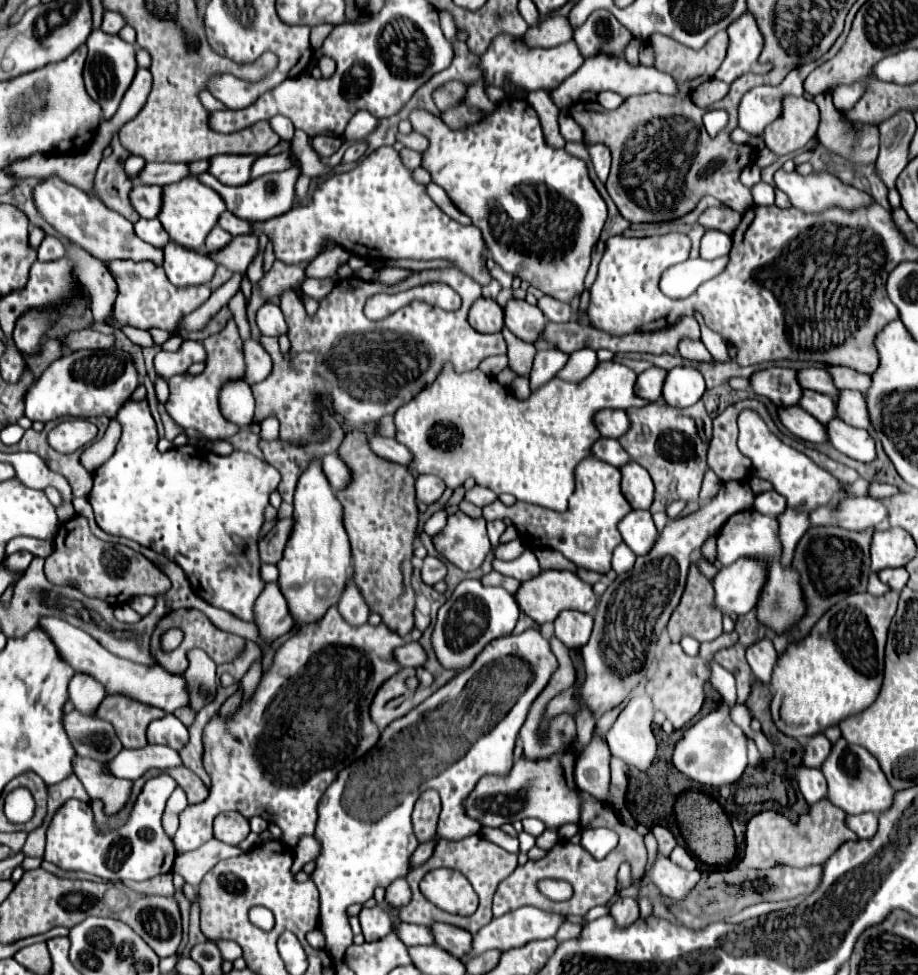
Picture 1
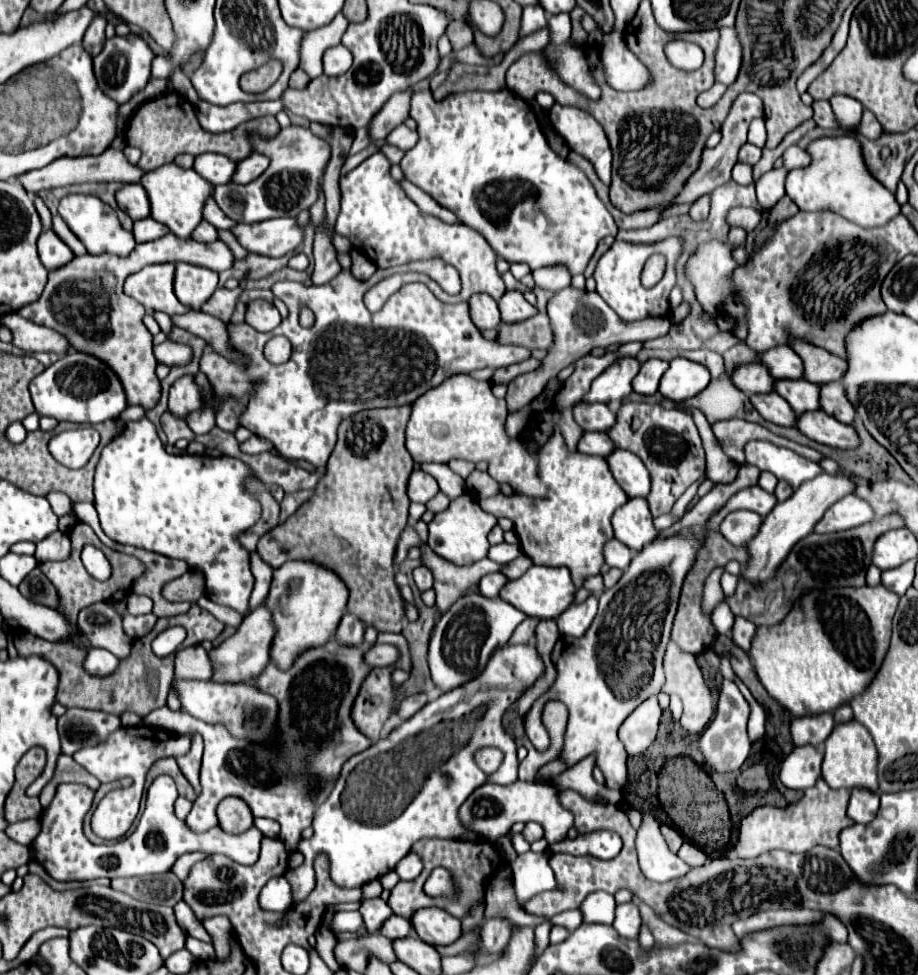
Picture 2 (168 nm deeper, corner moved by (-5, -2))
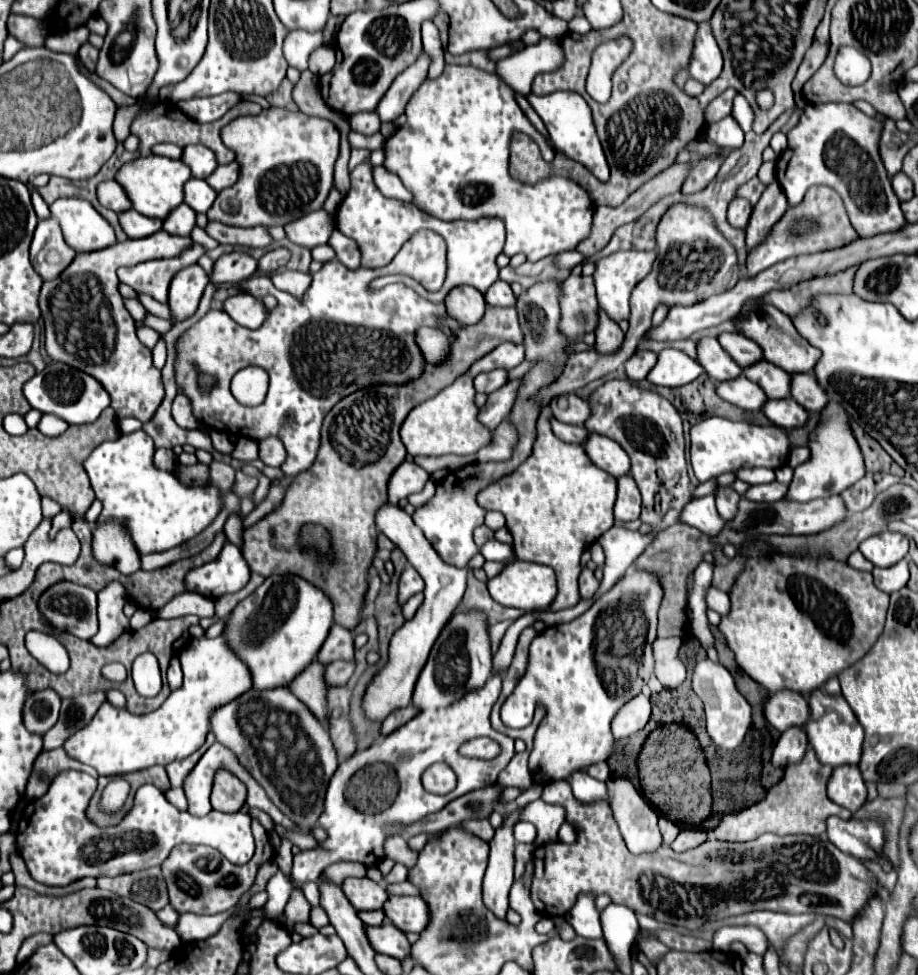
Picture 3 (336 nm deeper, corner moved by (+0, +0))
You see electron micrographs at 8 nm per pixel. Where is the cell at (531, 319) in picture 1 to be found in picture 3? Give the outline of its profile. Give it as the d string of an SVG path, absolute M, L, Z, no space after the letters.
M499 280L499 282L495 282L495 284L487 290L487 294L485 294L485 302L487 302L489 306L507 308L507 306L515 306L515 304L517 304L517 298L515 298L511 286L509 286L507 282Z

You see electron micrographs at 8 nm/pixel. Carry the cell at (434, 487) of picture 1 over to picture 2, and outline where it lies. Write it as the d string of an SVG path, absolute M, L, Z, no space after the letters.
M416 468L412 472L412 476L408 480L408 488L406 488L408 498L412 502L420 502L420 504L426 504L432 496L438 494L438 490L440 488L438 488L436 480L430 474L426 474L424 470L420 470L420 468Z

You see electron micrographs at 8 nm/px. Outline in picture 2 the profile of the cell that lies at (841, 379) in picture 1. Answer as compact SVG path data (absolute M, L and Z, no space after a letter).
M790 338L788 346L802 358L804 364L804 378L814 384L826 384L840 380L840 376L846 372L846 360L840 356L834 356L830 352L822 352L822 348L802 340L802 338Z

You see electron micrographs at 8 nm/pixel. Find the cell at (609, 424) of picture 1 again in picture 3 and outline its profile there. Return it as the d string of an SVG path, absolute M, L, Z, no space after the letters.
M561 394L551 400L551 410L557 420L565 424L585 424L591 414L591 406L587 400L579 398L577 394Z

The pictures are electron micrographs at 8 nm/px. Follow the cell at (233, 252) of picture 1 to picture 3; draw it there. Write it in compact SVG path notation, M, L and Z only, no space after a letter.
M159 230L147 238L125 240L115 246L77 254L75 260L53 280L43 282L39 308L47 330L47 354L85 374L97 378L111 396L111 408L119 418L133 416L147 422L165 392L161 370L151 362L151 350L137 338L137 324L119 294L117 268L135 266L153 258L175 258L193 246L191 238L173 236Z

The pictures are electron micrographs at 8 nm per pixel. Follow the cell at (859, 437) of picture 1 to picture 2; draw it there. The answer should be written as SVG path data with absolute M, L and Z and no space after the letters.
M812 410L812 412L800 414L794 426L810 440L816 440L816 442L822 442L828 446L836 446L836 448L858 446L858 434L854 432L854 428L826 416L826 412L822 412L822 410Z

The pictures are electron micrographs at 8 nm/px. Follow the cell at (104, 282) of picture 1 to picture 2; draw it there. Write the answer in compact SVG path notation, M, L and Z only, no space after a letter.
M52 216L52 230L70 246L70 248L78 248L78 254L86 254L86 248L80 244L80 240L70 232L70 228L66 226L66 222L62 222L60 216Z

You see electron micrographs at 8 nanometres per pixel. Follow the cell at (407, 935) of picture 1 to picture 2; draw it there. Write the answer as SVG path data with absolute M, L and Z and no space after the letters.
M390 916L382 926L380 926L380 934L390 938L390 940L396 940L396 938L406 938L412 934L412 928L410 928L410 920L408 918L402 918L402 916Z

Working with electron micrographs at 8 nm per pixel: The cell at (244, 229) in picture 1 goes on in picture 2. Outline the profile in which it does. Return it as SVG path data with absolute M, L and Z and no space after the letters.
M208 196L208 200L204 202L204 210L202 210L202 216L204 220L208 220L214 228L224 228L224 230L230 230L236 222L232 222L220 208L218 204L214 202L214 196Z

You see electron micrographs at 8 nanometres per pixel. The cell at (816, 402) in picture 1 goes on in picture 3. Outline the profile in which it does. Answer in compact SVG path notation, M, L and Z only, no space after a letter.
M761 360L761 362L757 362L757 366L749 366L749 368L745 368L743 372L745 372L745 376L747 376L751 382L759 384L759 386L765 390L767 398L771 398L771 400L791 398L791 396L789 396L791 374L785 372L785 370L781 370L779 366L773 366L773 364L769 364L769 362Z

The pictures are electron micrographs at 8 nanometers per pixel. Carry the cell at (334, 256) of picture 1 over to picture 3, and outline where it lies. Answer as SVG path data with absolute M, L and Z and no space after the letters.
M277 248L273 252L267 252L261 260L259 260L259 270L265 274L271 274L279 268L283 268L287 262L291 260L291 252L287 248Z

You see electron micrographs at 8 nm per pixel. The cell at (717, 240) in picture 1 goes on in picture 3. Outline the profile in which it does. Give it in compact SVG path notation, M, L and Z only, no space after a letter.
M733 198L731 204L729 204L729 210L727 210L727 220L733 228L739 228L743 230L749 222L749 216L751 216L751 204L743 198Z

